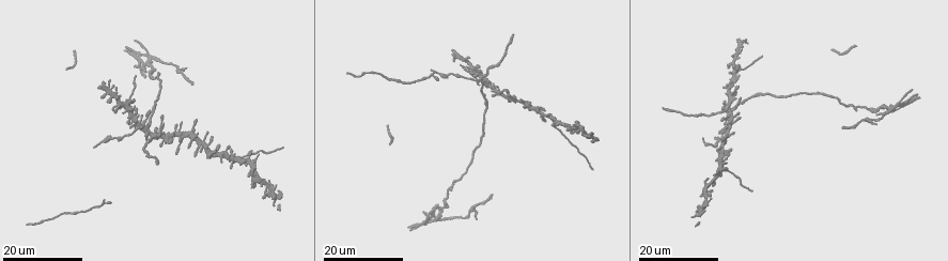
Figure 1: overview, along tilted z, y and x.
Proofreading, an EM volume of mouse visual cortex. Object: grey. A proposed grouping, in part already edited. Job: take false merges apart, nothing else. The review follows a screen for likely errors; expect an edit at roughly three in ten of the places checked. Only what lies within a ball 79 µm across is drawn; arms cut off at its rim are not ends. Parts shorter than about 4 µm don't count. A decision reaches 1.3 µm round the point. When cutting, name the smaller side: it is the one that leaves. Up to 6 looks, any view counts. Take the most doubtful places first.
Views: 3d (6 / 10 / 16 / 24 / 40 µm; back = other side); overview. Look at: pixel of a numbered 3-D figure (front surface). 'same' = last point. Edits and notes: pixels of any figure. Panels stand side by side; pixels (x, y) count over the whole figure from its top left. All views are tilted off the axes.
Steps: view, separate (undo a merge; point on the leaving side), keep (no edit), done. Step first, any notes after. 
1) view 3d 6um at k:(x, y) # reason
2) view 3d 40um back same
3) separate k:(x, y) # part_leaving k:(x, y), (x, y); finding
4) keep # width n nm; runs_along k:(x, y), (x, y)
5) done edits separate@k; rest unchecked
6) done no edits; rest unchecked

view 3d 16um at 1:(556, 125) # four-way junction

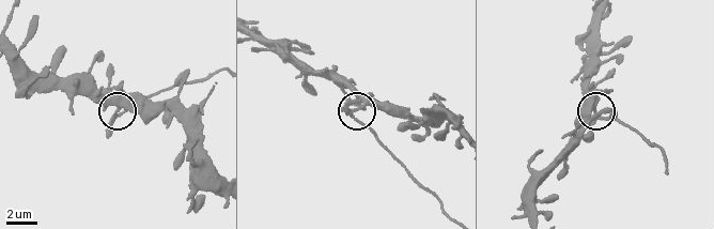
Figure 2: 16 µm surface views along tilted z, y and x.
view 3d 10um at 2:(361, 107) # closer look

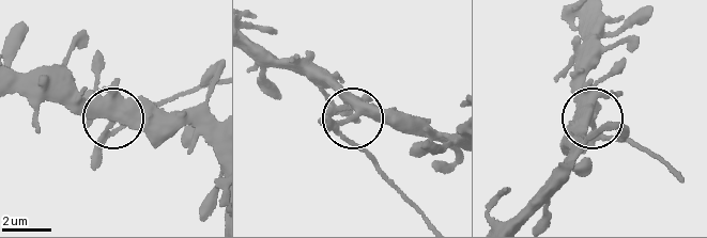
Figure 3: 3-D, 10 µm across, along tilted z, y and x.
separate 3:(360, 146) # part_leaving 3:(337, 126), (424, 215); two neurons meet here

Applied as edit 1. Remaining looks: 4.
view overview

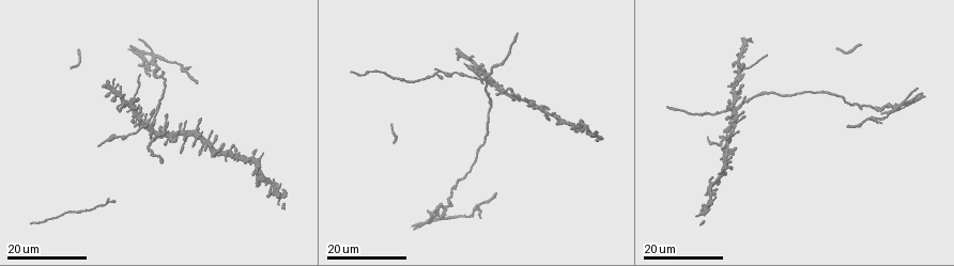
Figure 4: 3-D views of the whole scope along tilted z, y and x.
view 3d 24um at 4:(438, 71) # thick turns thin

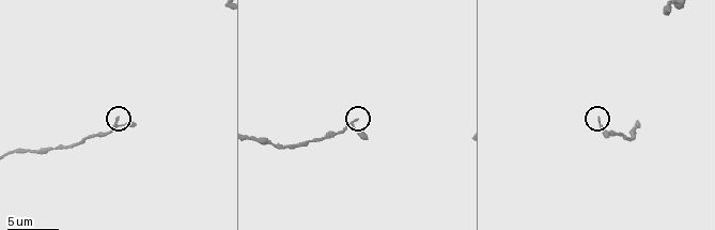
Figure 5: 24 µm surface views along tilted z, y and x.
view 3d 6um at 5:(599, 120)

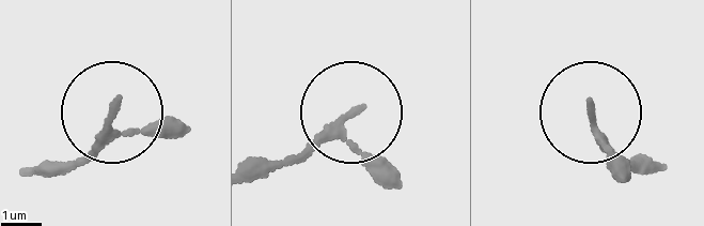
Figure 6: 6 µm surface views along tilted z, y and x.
keep # all the same neuron

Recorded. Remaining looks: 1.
done edits separate@3; rest unchecked

